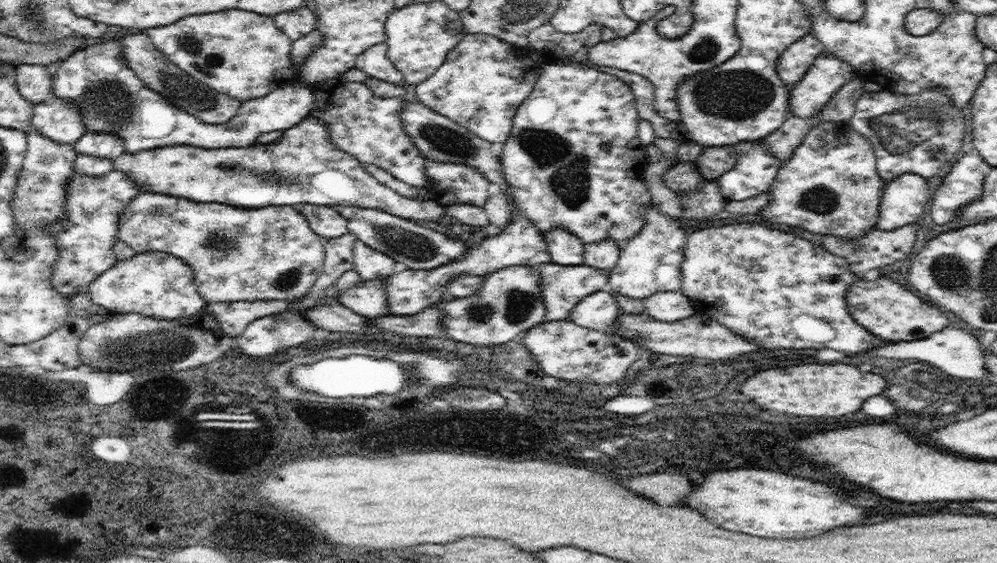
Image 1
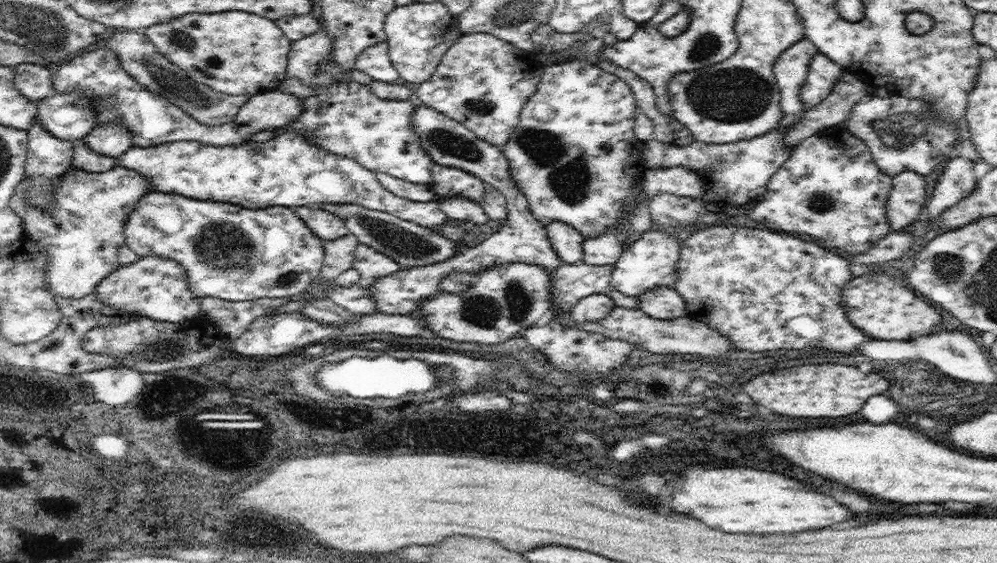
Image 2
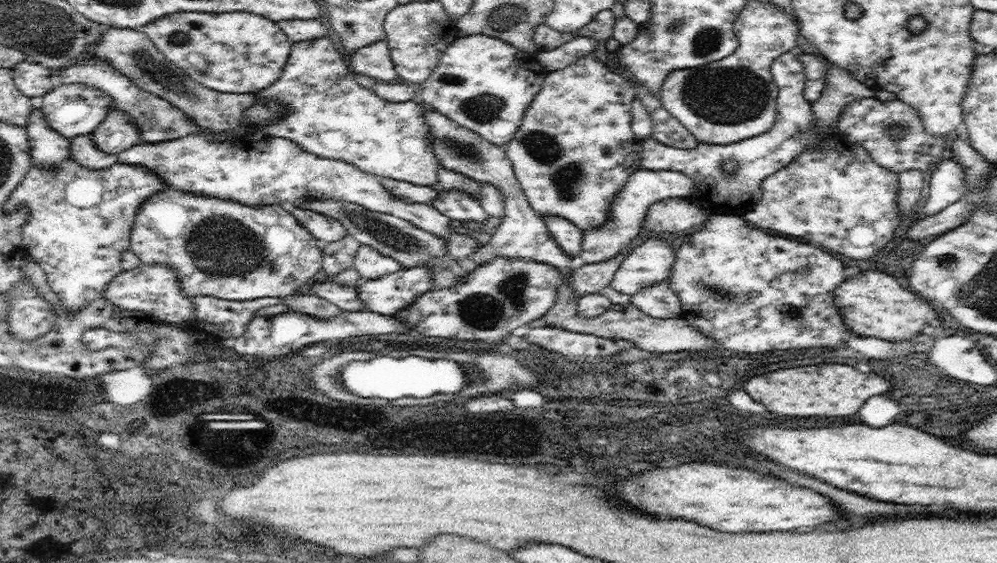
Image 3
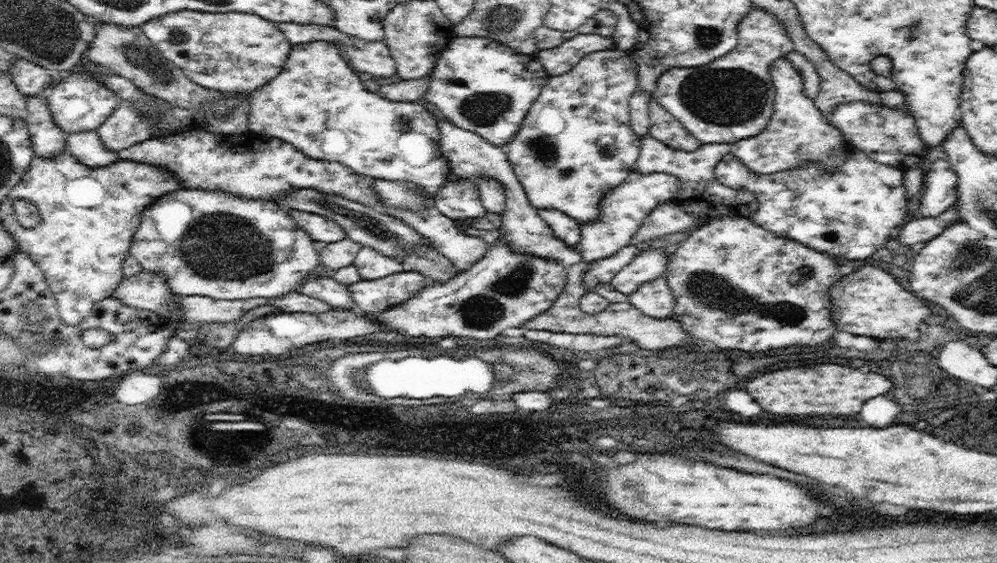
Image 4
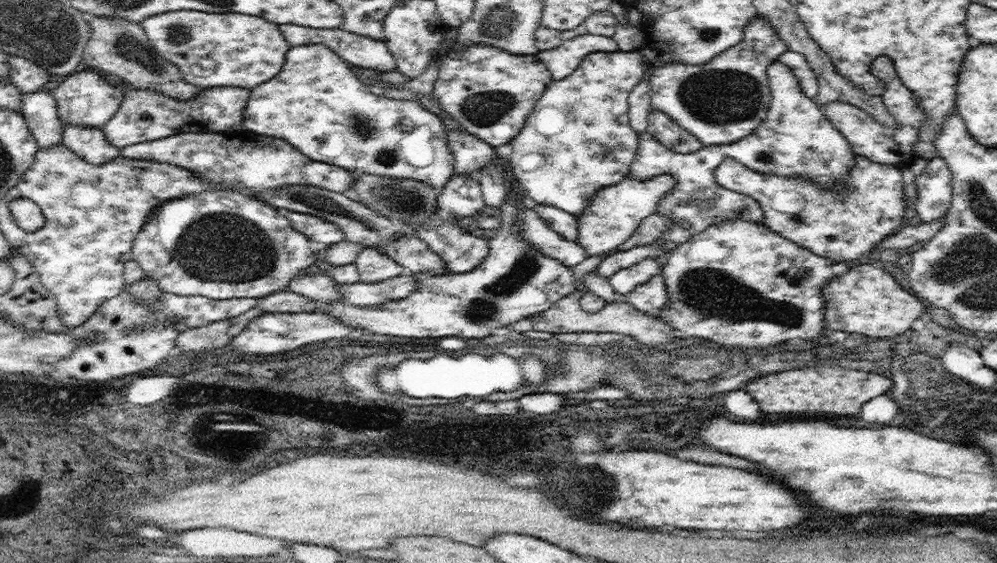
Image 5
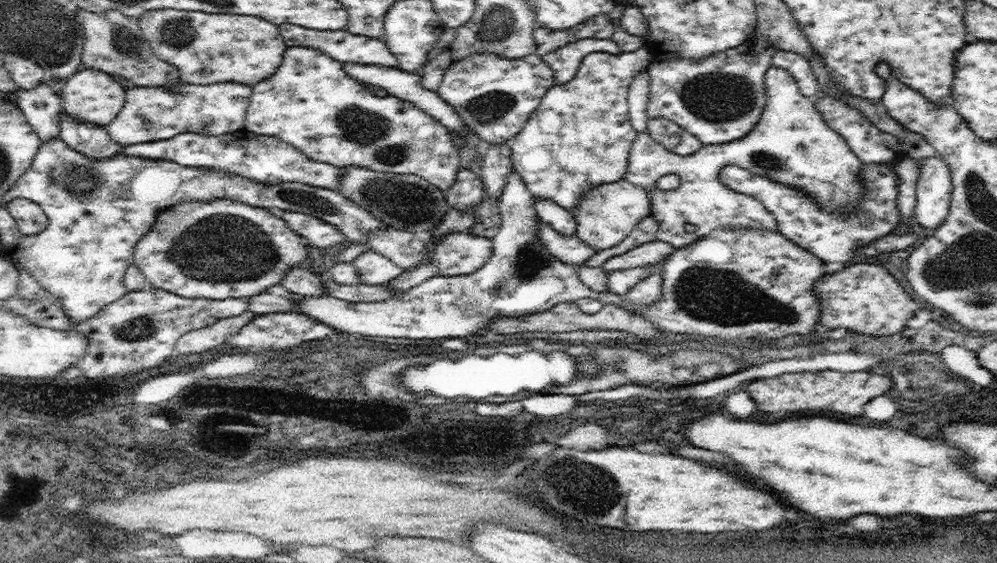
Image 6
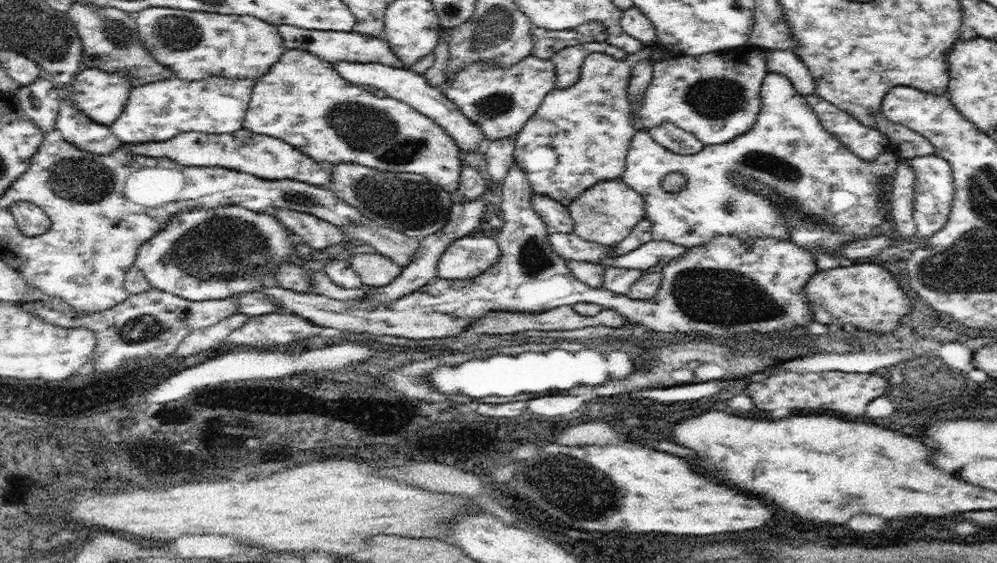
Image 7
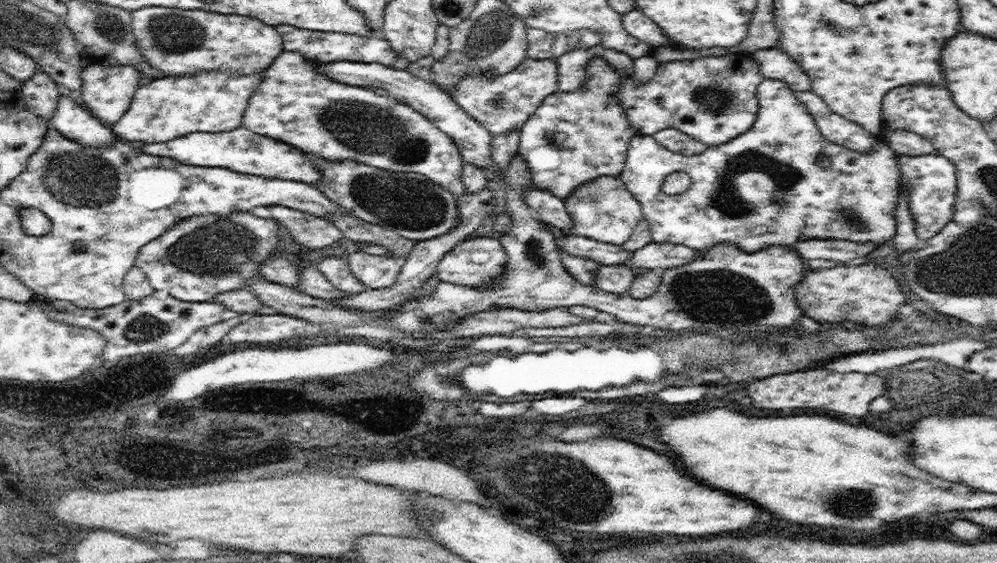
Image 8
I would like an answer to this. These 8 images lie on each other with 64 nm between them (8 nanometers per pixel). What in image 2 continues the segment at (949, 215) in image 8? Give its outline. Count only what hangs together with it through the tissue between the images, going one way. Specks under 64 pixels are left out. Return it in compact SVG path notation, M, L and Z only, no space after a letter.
M971 139L960 141L959 150L945 163L932 197L925 204L930 220L935 221L946 209L959 203L977 187L974 165L981 156Z

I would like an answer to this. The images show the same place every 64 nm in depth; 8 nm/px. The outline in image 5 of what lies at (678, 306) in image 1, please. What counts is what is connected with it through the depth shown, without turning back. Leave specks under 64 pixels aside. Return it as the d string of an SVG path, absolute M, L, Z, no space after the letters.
M659 272L639 284L632 292L622 296L624 302L628 301L640 312L653 317L661 315L663 308L668 304L668 291L666 290L663 273Z

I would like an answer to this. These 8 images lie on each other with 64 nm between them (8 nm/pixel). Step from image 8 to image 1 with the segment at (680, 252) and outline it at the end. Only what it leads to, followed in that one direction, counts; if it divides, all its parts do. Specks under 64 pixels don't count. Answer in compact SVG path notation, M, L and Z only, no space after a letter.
M546 263L536 266L540 273L539 282L542 300L546 307L546 316L549 321L559 321L569 318L569 314L574 307L586 296L595 292L608 290L609 272L599 268L594 268L585 263L579 265L561 265L556 263Z

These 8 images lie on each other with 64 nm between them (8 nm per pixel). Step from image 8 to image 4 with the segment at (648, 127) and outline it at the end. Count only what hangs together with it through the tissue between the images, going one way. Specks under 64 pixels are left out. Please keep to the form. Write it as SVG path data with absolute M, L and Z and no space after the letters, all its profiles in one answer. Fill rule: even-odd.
M756 6L742 17L736 32L738 45L734 50L702 66L665 70L651 94L651 98L701 144L737 143L766 128L775 102L775 88L769 73L771 64L794 51L794 43L783 24L773 14ZM578 34L566 40L561 46L538 50L535 55L549 76L562 76L574 68L584 55L612 49L614 44L612 37Z

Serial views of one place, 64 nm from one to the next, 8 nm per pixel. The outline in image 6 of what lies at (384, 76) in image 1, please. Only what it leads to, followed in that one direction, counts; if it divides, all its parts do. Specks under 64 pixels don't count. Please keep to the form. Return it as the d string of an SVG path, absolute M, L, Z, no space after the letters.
M296 24L279 25L280 35L284 38L286 47L317 48L334 60L342 63L362 63L365 65L380 65L381 67L398 67L397 58L390 52L383 39L369 38L342 30L315 31Z

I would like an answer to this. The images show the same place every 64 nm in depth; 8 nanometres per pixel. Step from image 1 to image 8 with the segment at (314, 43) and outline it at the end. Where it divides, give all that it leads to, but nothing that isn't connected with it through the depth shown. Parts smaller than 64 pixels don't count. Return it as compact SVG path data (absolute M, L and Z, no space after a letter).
M282 51L265 70L262 82L250 97L241 125L256 134L291 144L314 162L318 157L333 161L350 159L384 171L417 172L442 185L456 197L465 194L461 177L462 155L442 129L422 113L388 95L382 96L366 87L330 80L317 69L318 65L318 61L308 60L301 52Z

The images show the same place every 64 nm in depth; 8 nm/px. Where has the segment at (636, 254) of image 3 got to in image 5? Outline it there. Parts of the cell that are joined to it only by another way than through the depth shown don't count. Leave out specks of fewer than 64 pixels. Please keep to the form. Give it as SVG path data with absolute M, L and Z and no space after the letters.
M651 256L634 266L622 268L622 270L615 272L609 278L614 292L617 292L622 296L628 294L639 284L646 282L646 280L652 278L652 276L662 272L661 268L664 264L663 259L664 257L659 258L658 256Z

